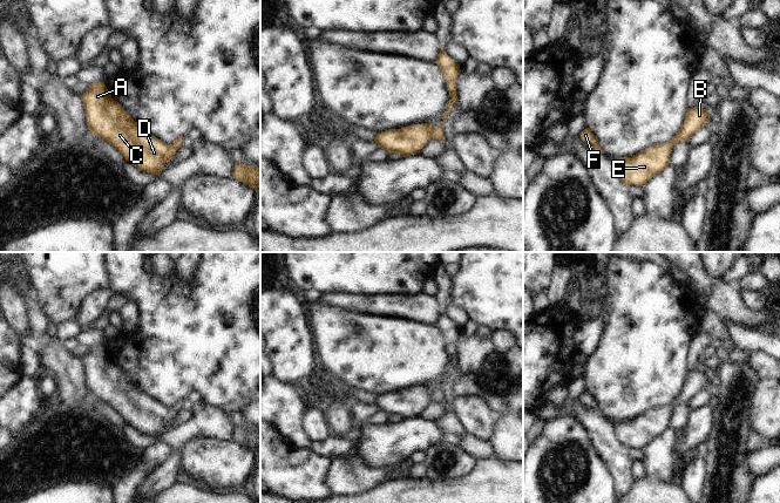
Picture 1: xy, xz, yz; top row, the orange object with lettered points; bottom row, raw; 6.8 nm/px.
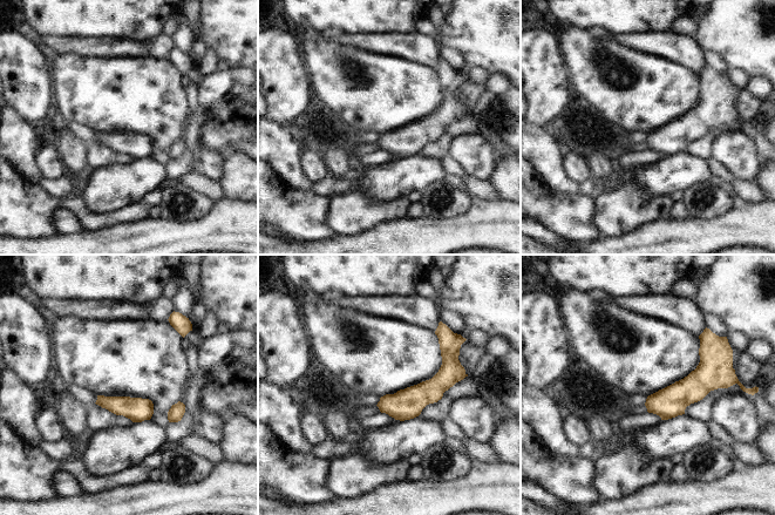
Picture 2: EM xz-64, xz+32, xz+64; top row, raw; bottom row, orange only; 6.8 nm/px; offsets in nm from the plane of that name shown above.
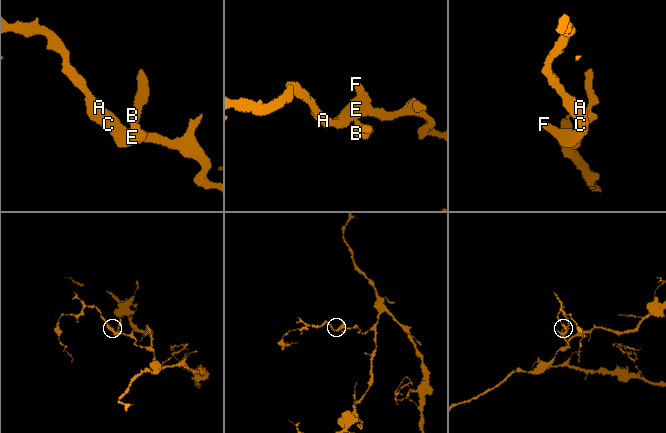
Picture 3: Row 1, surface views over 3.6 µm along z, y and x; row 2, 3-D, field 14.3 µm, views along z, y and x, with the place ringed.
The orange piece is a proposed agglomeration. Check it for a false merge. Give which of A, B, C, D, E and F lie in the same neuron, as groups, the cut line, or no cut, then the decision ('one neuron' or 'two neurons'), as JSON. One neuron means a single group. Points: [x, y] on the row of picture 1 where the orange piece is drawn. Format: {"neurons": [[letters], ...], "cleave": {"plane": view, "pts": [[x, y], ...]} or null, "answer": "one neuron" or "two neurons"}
{"neurons": [["A", "B", "C", "D", "E", "F"]], "cleave": null, "answer": "one neuron"}

